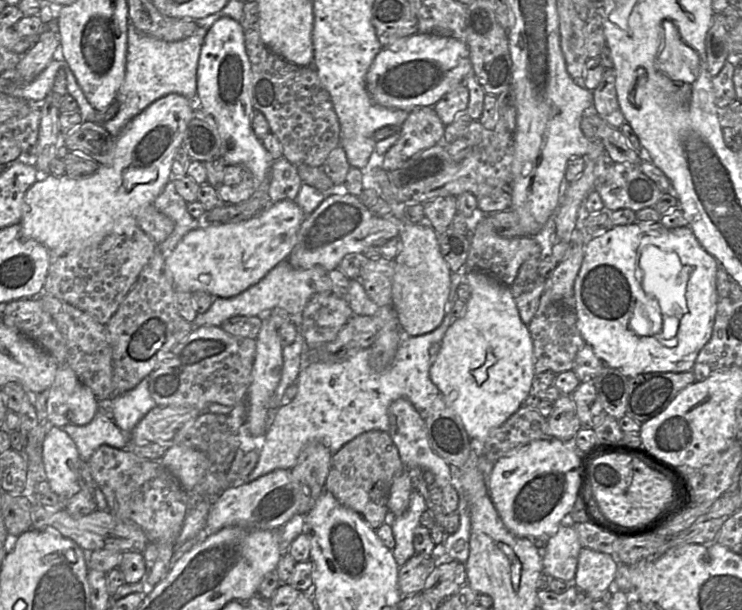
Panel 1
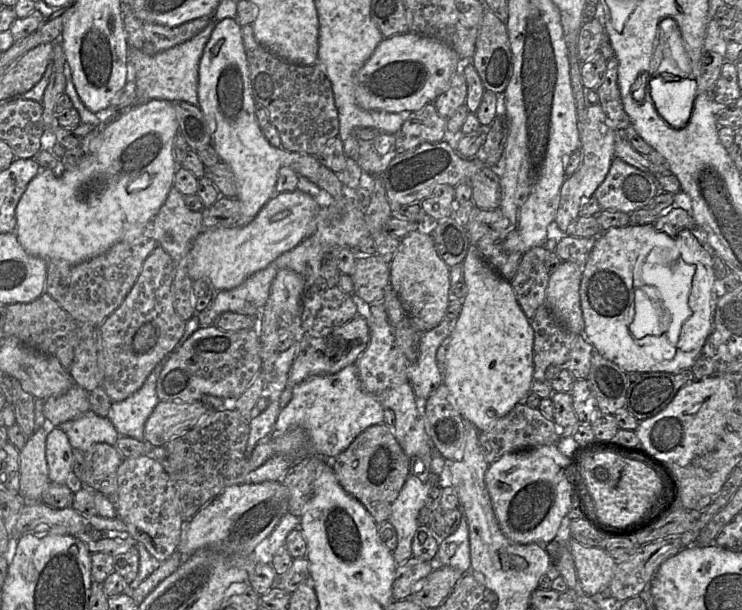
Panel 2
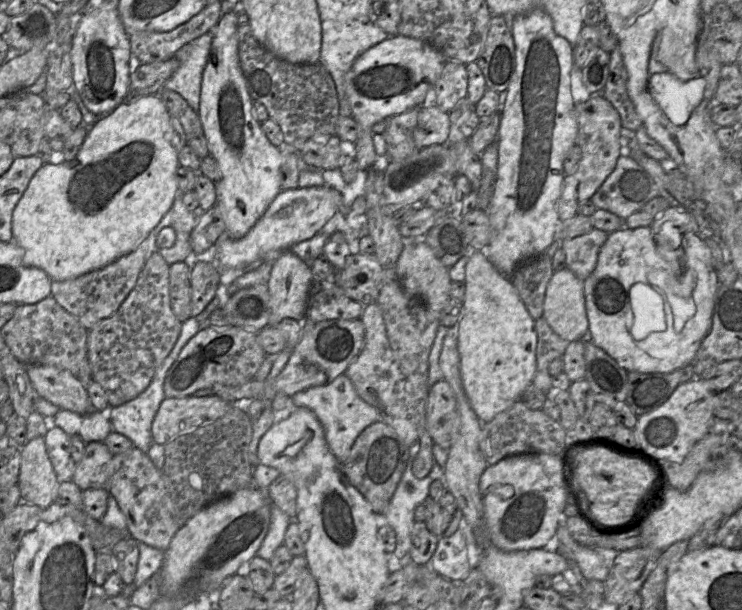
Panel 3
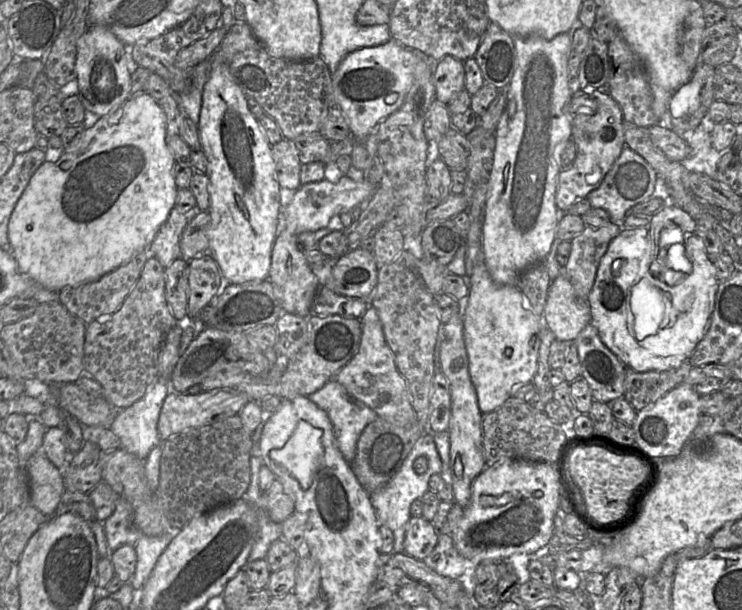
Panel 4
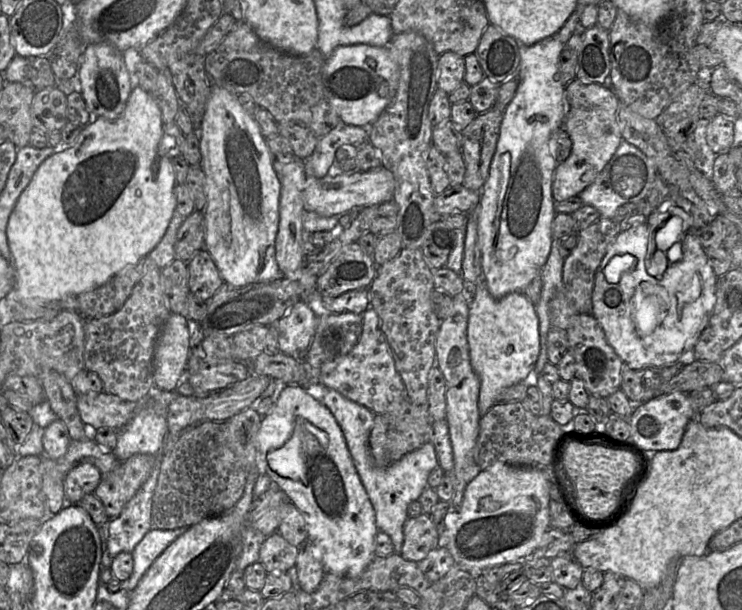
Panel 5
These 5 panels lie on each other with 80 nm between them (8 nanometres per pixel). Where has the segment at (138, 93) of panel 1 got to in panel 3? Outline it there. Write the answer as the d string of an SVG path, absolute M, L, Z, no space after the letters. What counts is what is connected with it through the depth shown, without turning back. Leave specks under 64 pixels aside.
M210 30L178 50L175 57L179 61L179 67L163 85L163 88L173 90L180 94L198 113L200 108L202 76L209 58L213 35L214 30Z

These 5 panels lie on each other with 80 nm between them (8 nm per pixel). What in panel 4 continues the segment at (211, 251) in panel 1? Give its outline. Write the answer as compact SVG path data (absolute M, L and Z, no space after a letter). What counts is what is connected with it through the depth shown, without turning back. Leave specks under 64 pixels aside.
M343 175L338 182L321 180L300 185L290 195L290 201L285 208L281 208L278 215L278 233L286 228L289 232L300 234L305 231L316 231L327 227L330 219L335 215L349 212L355 206L365 203L375 192L376 187L366 180L354 181Z

